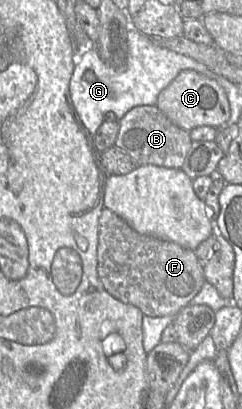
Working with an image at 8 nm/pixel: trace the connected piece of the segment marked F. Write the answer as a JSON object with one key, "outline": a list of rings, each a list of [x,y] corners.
{"outline":[[[106,207],[102,209],[98,222],[98,277],[110,295],[137,307],[143,315],[177,315],[206,282],[193,250],[158,237],[139,234]]]}

